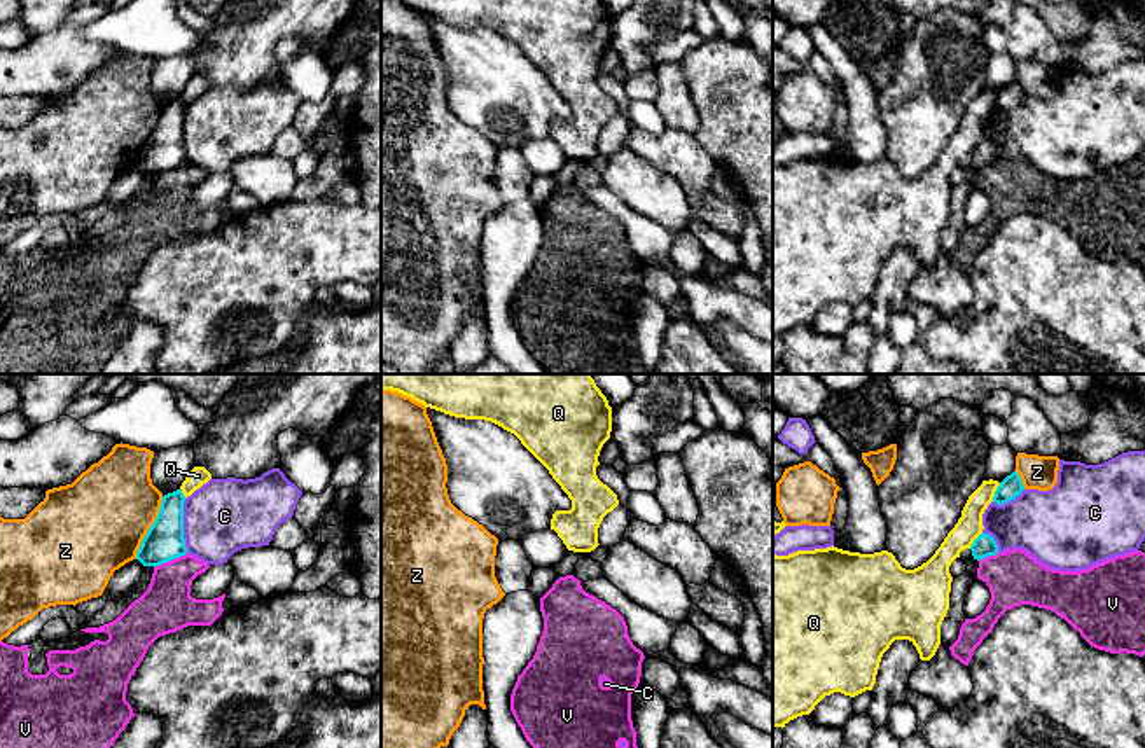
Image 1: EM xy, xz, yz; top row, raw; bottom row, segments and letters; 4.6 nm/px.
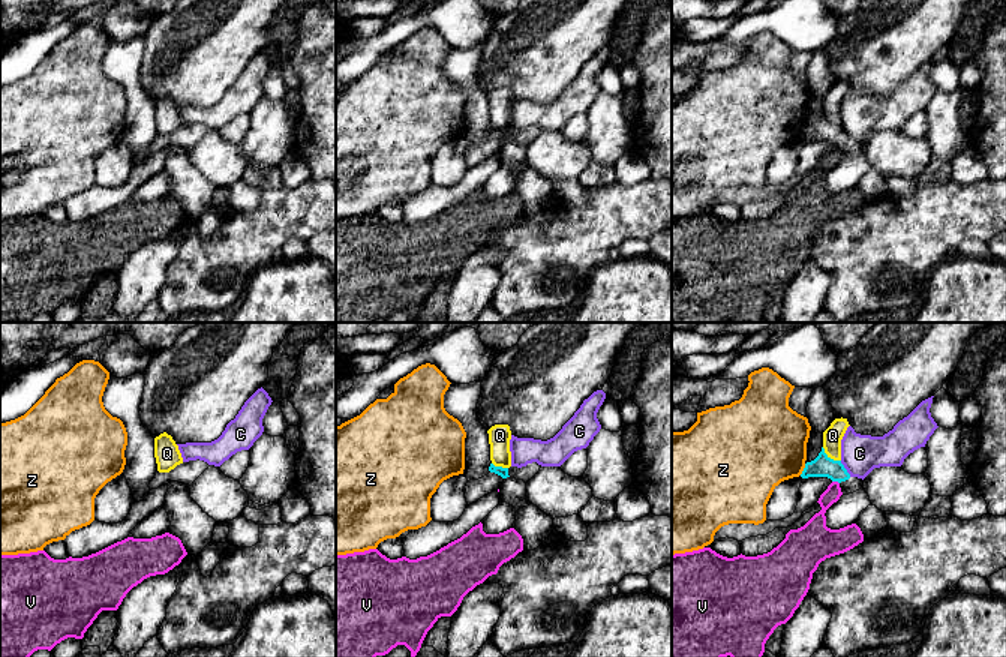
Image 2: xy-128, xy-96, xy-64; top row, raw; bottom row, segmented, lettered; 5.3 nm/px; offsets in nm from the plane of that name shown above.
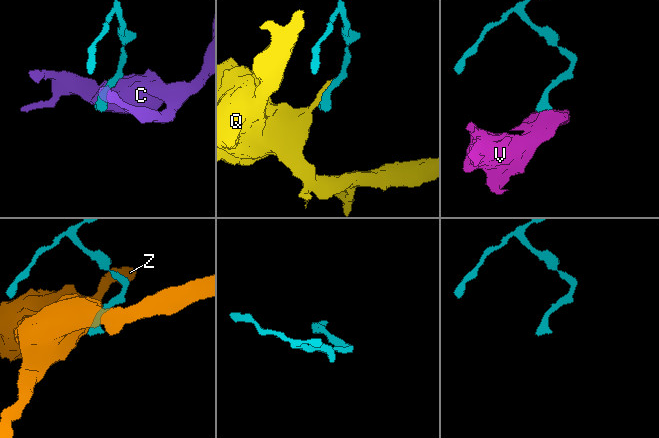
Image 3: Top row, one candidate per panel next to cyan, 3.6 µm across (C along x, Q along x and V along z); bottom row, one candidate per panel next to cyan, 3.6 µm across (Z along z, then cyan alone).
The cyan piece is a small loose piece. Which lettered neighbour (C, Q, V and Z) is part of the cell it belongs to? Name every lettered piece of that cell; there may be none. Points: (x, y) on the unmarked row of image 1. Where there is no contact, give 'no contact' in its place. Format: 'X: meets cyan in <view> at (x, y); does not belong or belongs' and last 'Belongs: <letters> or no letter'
C: meets cyan in xy at (182, 135); does not belong
Q: meets cyan in yz at (995, 100); does not belong
V: meets cyan in xy at (170, 168); does not belong
Z: meets cyan in xy at (149, 137); does not belong
Belongs: no letter

